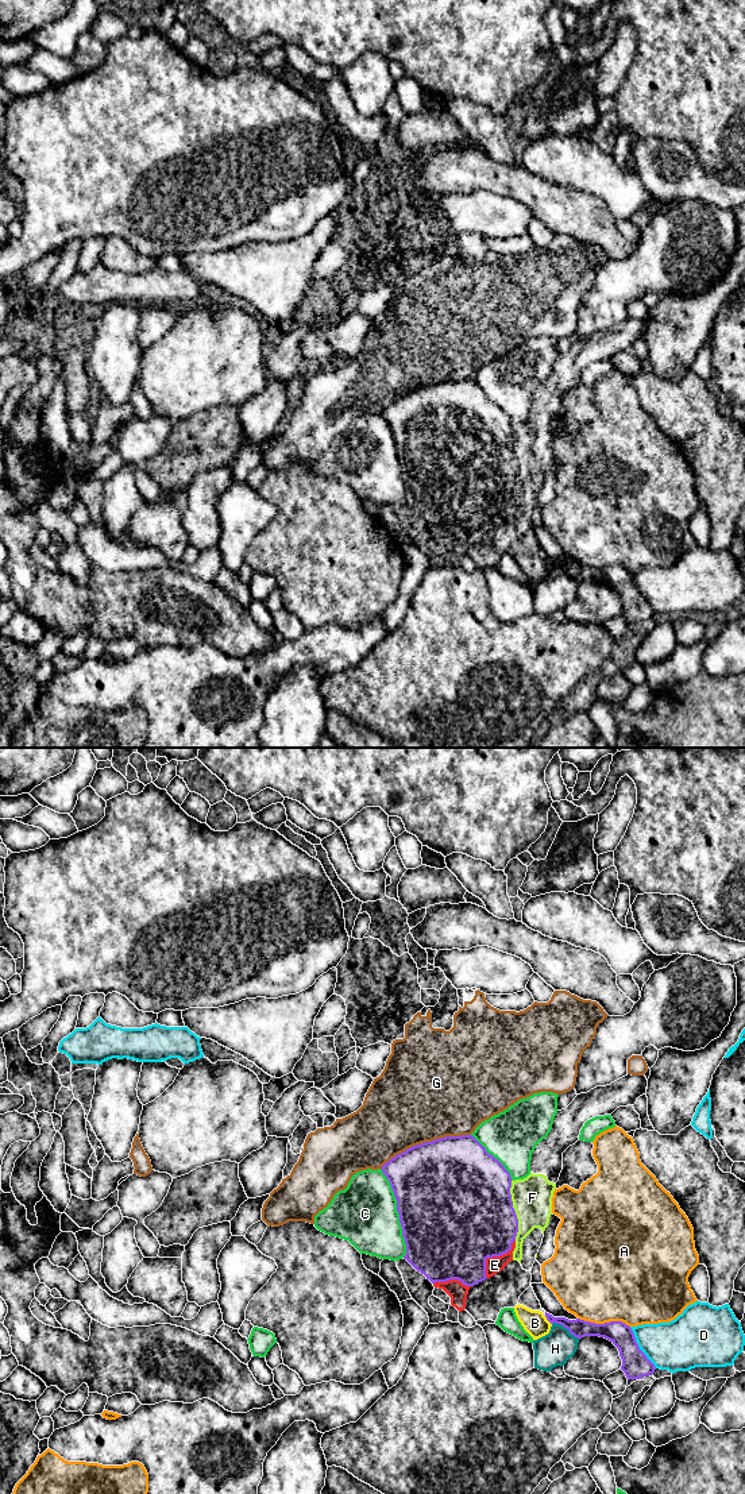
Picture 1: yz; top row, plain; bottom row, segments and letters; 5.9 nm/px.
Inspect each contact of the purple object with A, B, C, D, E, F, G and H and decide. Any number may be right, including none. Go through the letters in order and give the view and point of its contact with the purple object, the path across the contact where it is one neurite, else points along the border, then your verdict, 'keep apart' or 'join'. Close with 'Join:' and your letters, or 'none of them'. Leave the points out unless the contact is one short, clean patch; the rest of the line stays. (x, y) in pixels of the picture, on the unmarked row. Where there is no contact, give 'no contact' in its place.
A: yz (605, 567) | keep apart
B: yz (547, 563) | keep apart
C: yz (398, 458) | keep apart
D: yz (639, 591) | keep apart
E: yz (494, 500) | keep apart
F: yz (513, 454) | keep apart
G: yz (425, 386) | keep apart
H: yz (566, 571) | keep apart
Join: none of them

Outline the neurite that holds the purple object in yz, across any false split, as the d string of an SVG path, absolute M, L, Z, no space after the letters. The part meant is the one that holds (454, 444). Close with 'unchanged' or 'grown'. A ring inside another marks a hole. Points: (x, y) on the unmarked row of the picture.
M445 381L425 386L395 399L382 410L397 444L397 456L406 489L406 503L432 528L458 524L474 530L486 521L486 503L512 494L518 476L518 463L513 452L512 421L505 410L486 395L472 381Z; unchanged

